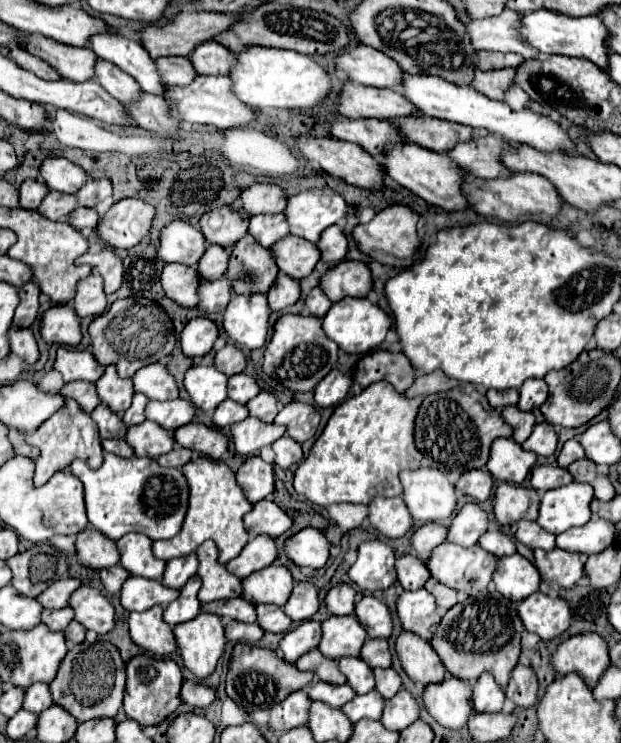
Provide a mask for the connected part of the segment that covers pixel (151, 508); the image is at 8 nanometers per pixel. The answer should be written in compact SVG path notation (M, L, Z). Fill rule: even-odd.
M106 452L104 464L98 470L90 470L86 462L74 460L70 472L84 484L84 500L90 524L112 540L122 538L128 532L142 532L150 540L174 538L188 510L190 488L186 476L178 468L162 468L152 458L122 458Z

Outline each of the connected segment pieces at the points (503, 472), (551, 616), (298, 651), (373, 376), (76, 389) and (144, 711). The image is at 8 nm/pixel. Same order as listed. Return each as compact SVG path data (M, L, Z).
M498 438L492 444L488 470L496 480L520 484L536 464L536 454L524 450L512 438Z
M534 592L518 604L518 614L528 632L538 634L542 640L554 640L568 630L572 612L570 604L562 598L552 598L542 592Z
M308 620L308 622L296 626L294 630L286 632L286 636L280 640L280 650L284 650L282 658L286 662L294 664L302 654L316 648L320 638L322 638L322 624L320 622Z
M374 350L360 358L354 378L362 388L380 380L388 380L400 394L404 394L416 380L416 368L402 352Z
M68 382L60 392L64 398L74 398L82 406L82 410L88 414L100 404L96 386L92 382Z
M138 654L128 662L126 668L126 694L124 694L124 712L130 720L136 720L140 726L156 726L166 720L180 706L180 686L182 672L180 666L170 658L154 658L150 654Z

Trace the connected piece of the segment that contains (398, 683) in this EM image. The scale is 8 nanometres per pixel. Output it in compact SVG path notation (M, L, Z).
M374 668L376 676L376 690L384 698L392 698L402 688L402 678L394 668Z

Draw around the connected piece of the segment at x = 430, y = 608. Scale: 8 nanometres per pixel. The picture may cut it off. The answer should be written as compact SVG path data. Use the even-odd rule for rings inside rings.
M426 588L404 592L396 602L396 612L404 630L410 630L424 640L432 638L442 620L442 614L438 614L438 604Z

